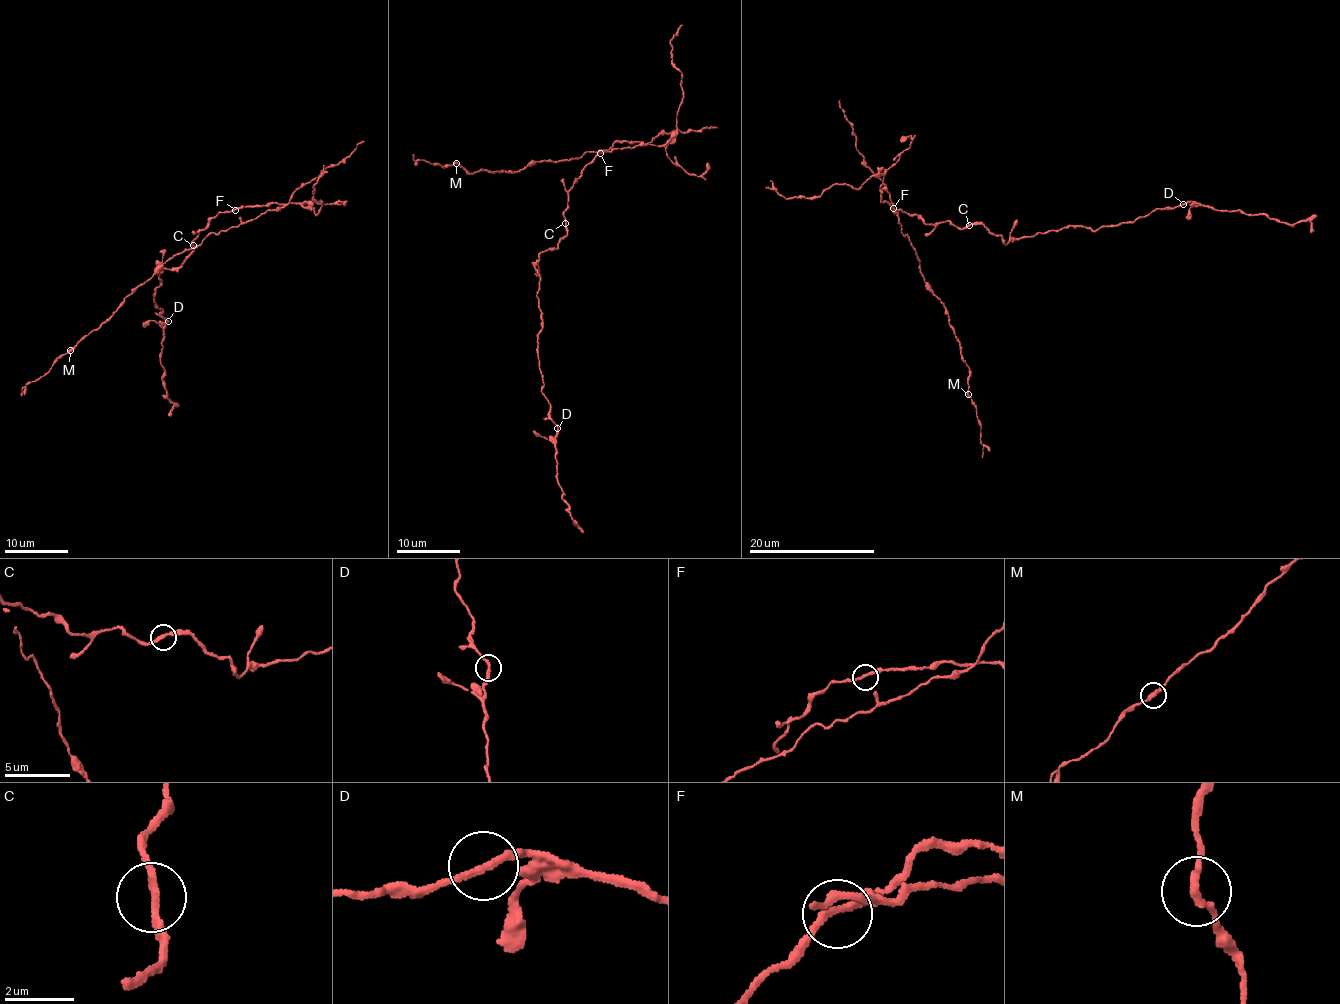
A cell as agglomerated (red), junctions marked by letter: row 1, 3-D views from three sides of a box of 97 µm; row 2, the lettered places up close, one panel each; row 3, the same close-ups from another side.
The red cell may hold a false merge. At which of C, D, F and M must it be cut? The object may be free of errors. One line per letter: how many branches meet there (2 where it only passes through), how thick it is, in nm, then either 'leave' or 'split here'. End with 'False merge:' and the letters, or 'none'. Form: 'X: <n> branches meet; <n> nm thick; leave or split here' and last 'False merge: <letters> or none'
C: 2 branches meet; 200 nm thick; leave
D: 2 branches meet; 220 nm thick; leave
F: 2 branches meet; 200 nm thick; leave
M: 2 branches meet; 240 nm thick; leave
False merge: none

